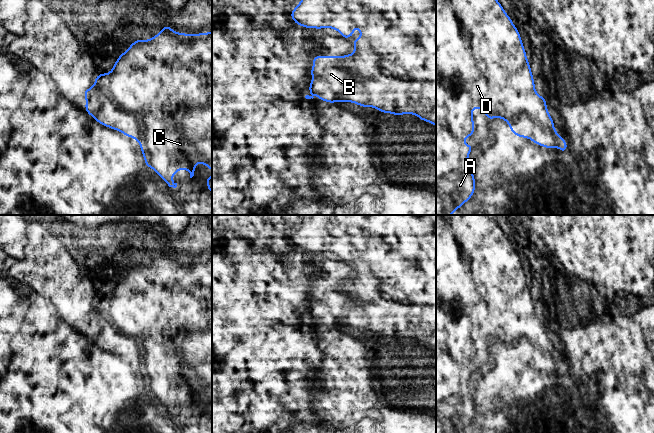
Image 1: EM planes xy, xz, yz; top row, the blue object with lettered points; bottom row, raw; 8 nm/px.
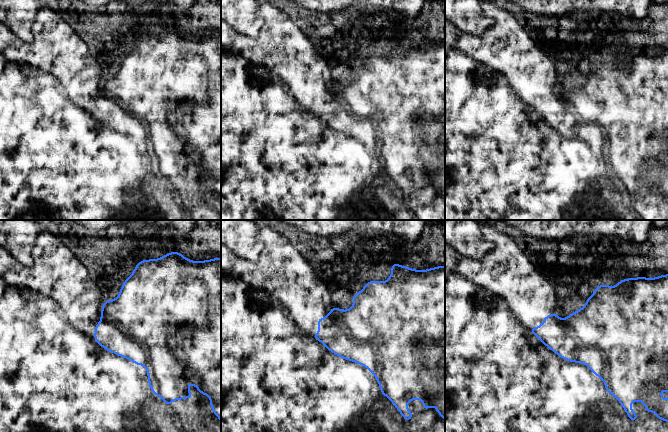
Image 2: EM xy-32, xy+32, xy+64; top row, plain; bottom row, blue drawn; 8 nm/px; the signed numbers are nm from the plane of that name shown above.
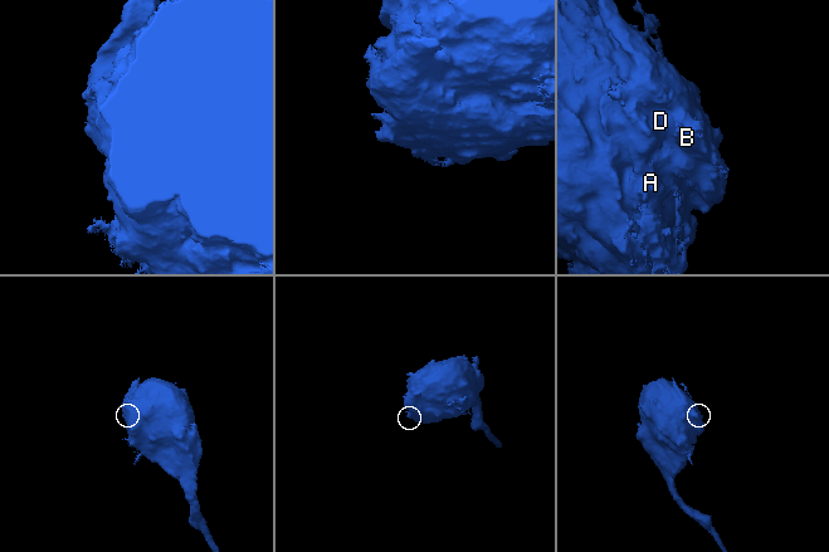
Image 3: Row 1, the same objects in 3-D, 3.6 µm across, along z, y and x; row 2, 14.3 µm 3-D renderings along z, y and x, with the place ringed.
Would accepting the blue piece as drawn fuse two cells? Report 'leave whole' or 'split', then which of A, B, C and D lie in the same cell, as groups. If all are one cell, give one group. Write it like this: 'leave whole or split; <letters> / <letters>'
split; A C D / B

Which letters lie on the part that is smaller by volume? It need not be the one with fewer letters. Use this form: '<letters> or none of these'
B

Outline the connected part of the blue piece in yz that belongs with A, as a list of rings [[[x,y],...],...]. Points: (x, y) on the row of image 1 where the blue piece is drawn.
[[[436,0],[436,215],[452,215],[475,192],[475,177],[468,162],[473,145],[464,142],[466,137],[474,134],[472,111],[475,108],[480,108],[489,121],[496,117],[516,121],[520,114],[525,113],[534,122],[540,124],[544,130],[556,131],[553,119],[547,110],[545,98],[538,95],[535,90],[534,78],[520,33],[498,0]]]

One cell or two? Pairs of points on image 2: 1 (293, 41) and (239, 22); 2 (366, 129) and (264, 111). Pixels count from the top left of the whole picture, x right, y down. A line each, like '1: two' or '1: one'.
1: two
2: one

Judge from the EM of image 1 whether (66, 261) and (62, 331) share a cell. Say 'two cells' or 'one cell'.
one cell

